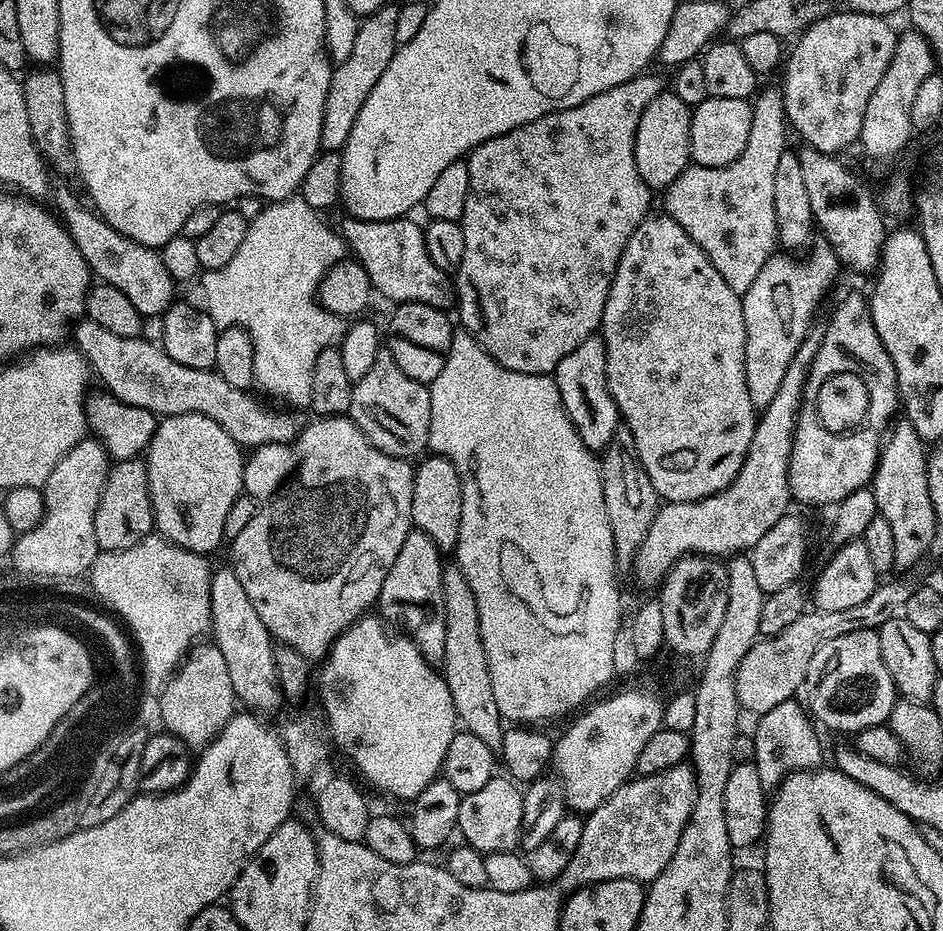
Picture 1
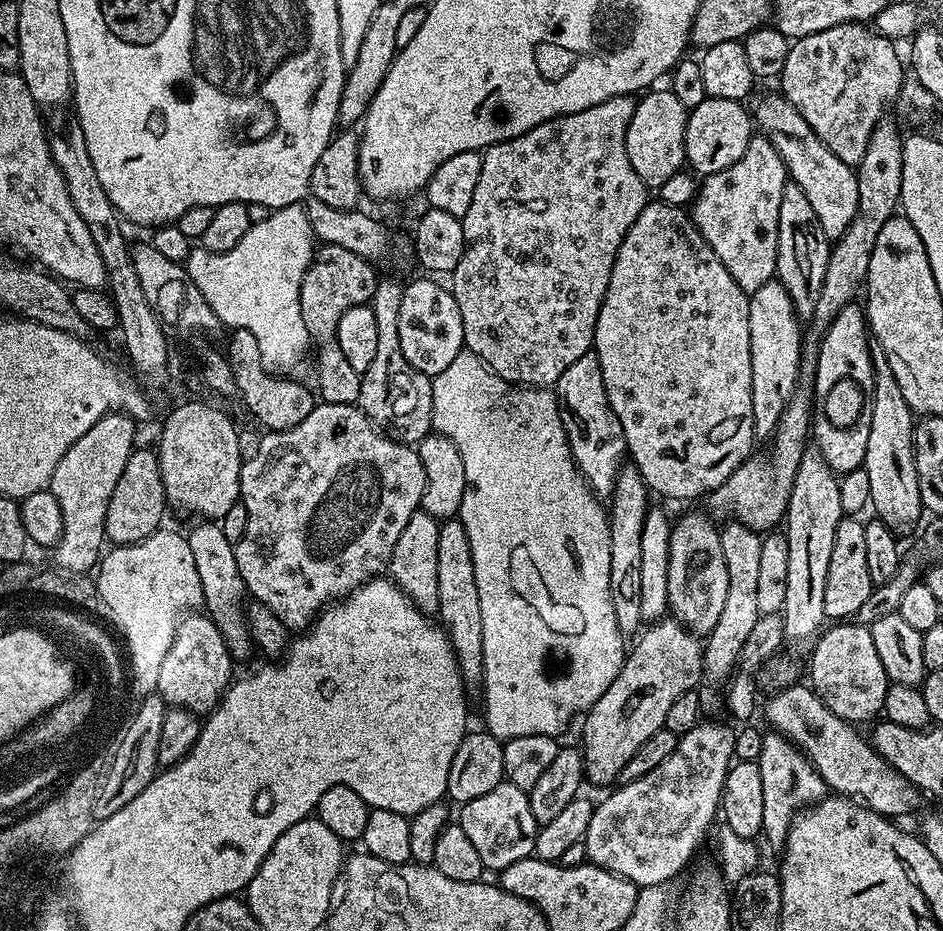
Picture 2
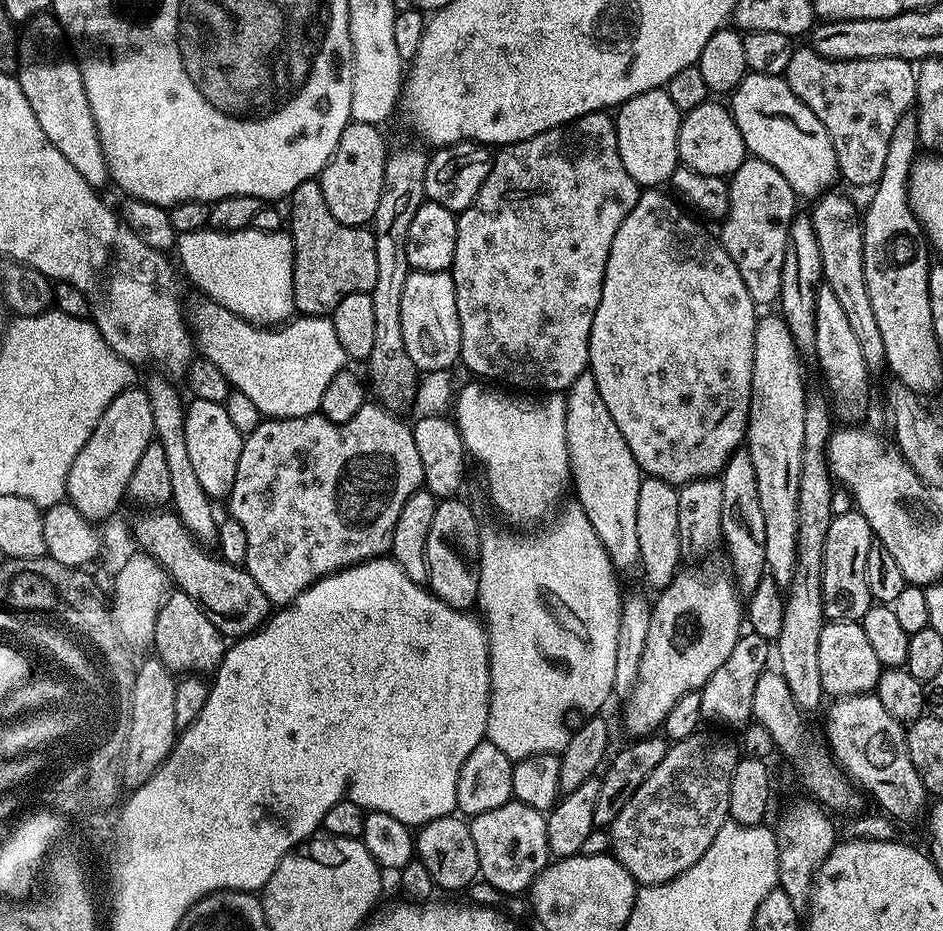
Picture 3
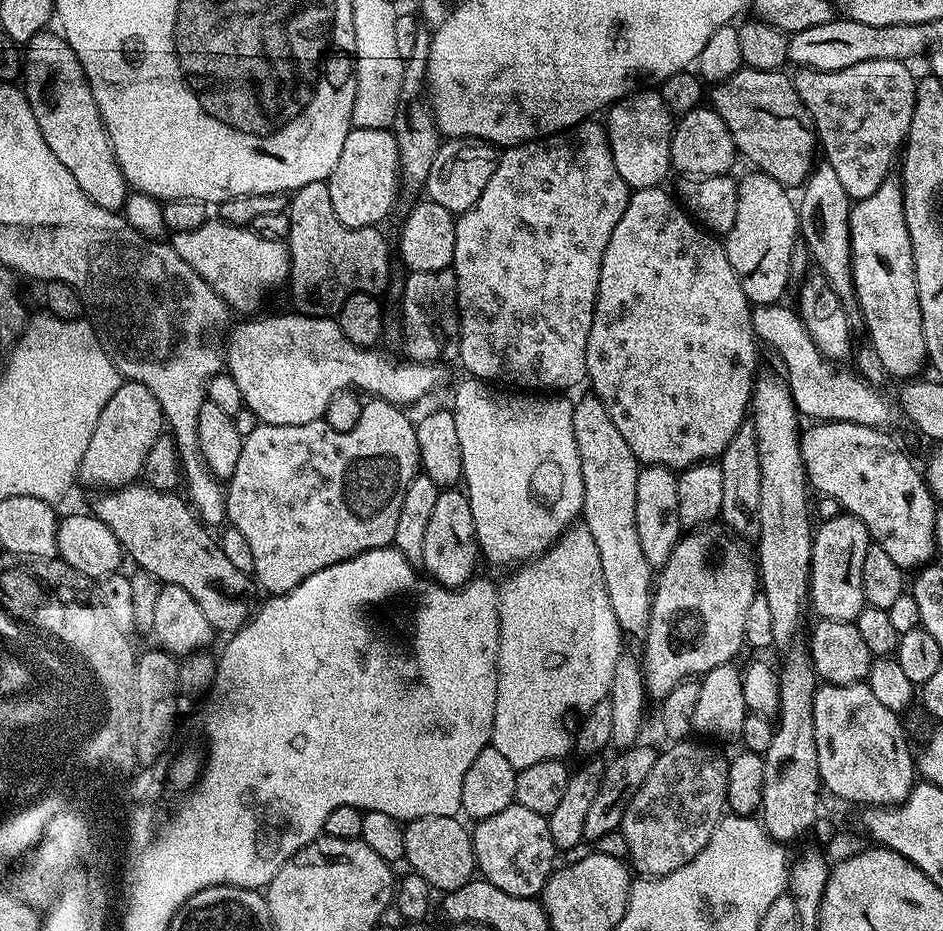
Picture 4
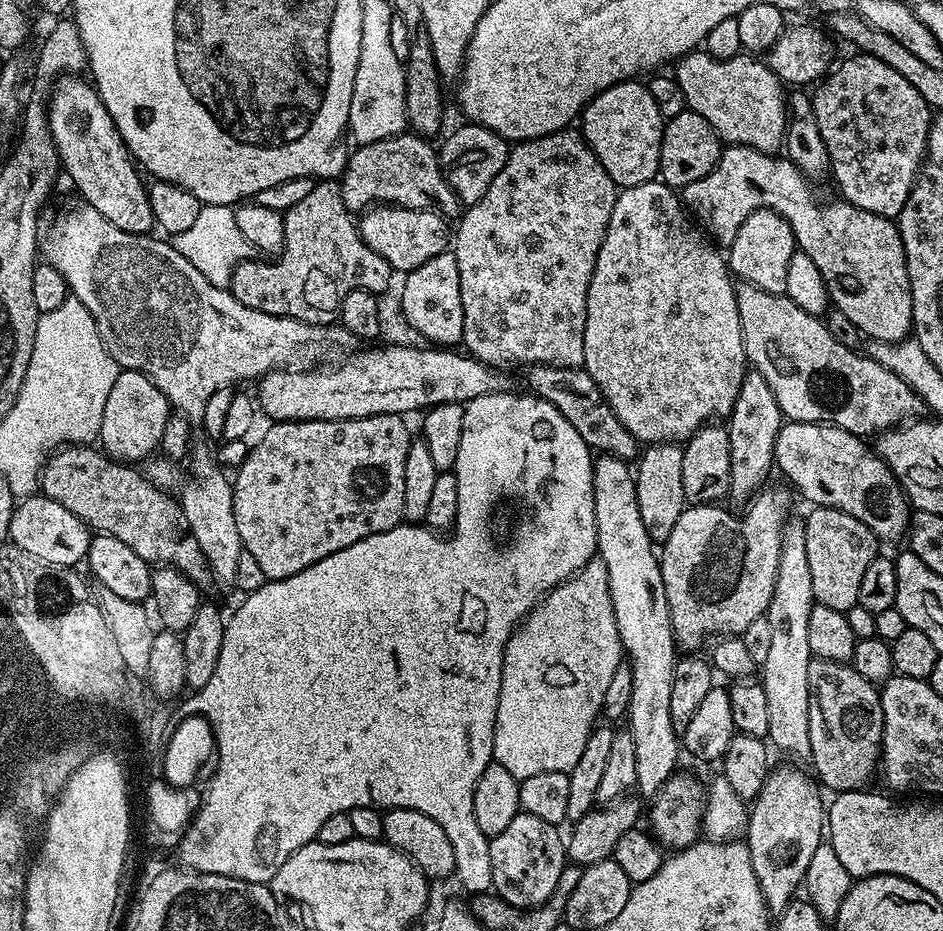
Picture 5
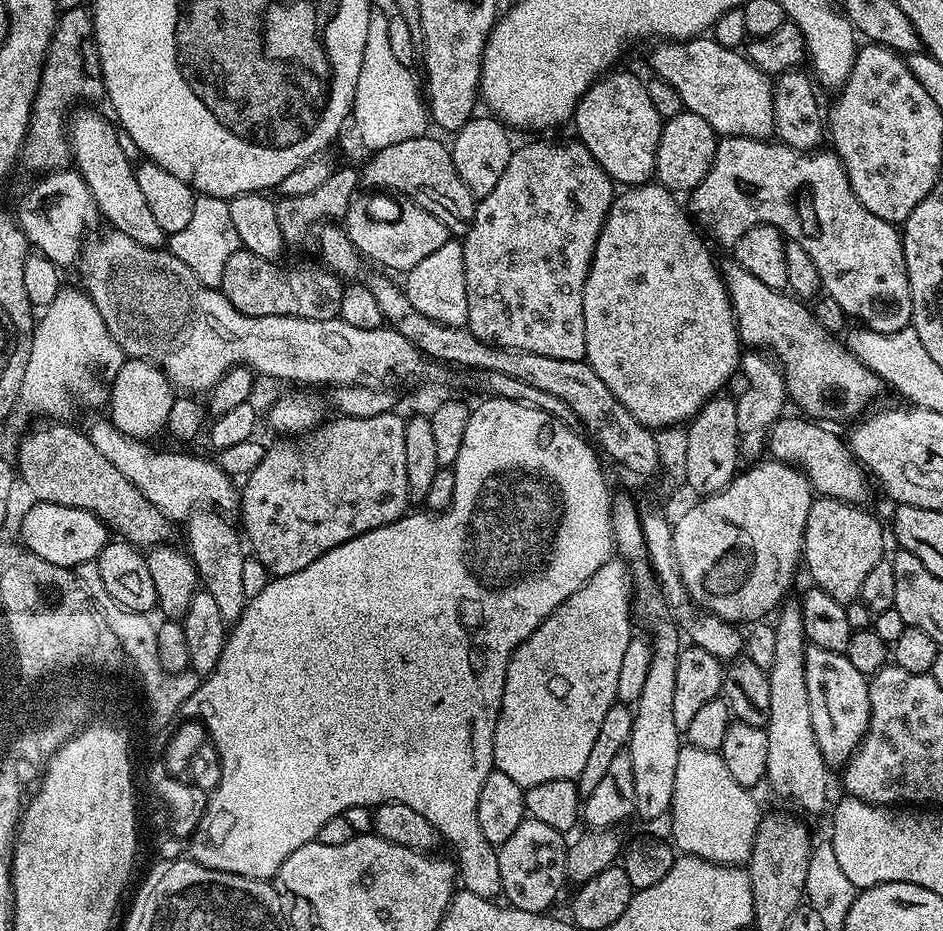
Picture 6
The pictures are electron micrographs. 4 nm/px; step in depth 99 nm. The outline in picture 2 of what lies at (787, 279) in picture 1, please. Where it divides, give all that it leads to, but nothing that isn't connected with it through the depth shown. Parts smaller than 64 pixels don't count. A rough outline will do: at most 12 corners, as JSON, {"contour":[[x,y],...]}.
{"contour":[[779,279],[751,293],[752,427],[798,387],[801,321]]}

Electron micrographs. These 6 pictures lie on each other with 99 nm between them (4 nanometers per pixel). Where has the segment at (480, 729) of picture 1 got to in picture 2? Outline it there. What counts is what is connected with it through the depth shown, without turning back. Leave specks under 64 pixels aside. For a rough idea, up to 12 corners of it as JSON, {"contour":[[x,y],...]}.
{"contour":[[438,534],[438,620],[465,685],[483,685],[482,609],[470,538]]}

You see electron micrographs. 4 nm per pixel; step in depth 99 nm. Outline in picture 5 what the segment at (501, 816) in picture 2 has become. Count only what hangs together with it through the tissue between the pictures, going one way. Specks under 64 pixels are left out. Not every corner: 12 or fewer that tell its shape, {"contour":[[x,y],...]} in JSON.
{"contour":[[521,810],[491,837],[492,888],[547,903],[566,863],[557,825]]}

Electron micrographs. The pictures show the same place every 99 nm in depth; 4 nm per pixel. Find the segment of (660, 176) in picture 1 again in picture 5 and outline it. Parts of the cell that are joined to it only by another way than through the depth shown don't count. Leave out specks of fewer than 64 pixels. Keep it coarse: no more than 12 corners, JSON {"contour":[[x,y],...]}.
{"contour":[[624,80],[584,109],[584,139],[621,189],[657,179],[666,117]]}

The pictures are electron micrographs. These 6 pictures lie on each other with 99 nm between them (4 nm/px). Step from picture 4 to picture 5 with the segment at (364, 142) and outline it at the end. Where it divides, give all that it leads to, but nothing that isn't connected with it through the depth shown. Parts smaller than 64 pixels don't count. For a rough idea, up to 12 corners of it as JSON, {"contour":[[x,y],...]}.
{"contour":[[415,134],[359,145],[342,202],[449,214],[437,149]]}

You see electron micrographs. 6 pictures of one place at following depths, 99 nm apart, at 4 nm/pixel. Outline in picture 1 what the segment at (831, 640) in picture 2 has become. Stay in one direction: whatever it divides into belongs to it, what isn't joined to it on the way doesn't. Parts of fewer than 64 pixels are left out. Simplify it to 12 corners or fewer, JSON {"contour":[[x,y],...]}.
{"contour":[[878,632],[810,658],[807,711],[836,732],[887,724],[898,693]]}

